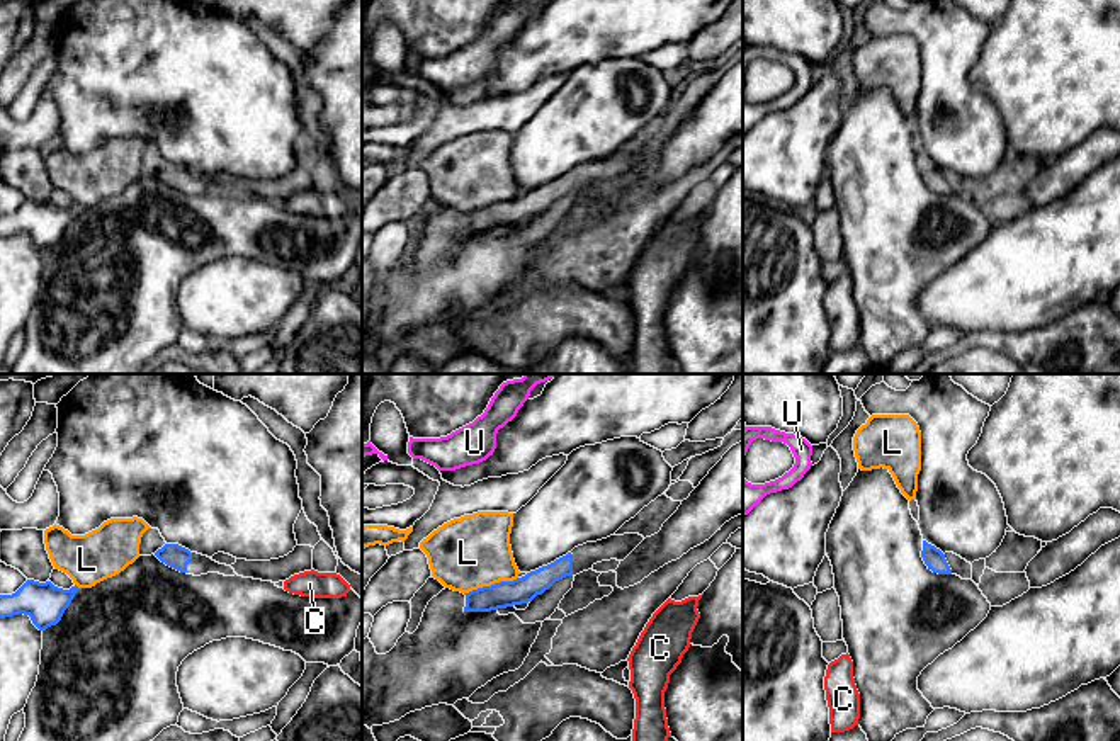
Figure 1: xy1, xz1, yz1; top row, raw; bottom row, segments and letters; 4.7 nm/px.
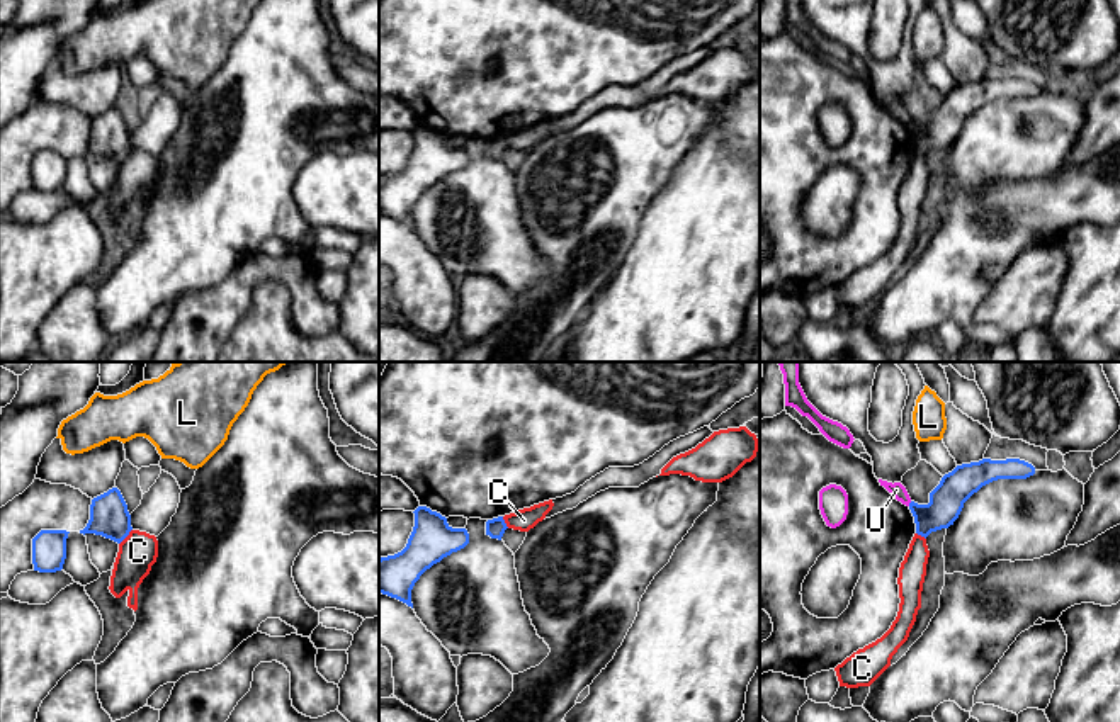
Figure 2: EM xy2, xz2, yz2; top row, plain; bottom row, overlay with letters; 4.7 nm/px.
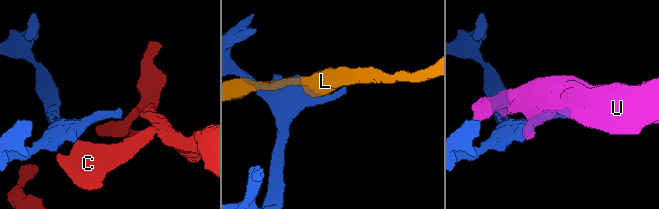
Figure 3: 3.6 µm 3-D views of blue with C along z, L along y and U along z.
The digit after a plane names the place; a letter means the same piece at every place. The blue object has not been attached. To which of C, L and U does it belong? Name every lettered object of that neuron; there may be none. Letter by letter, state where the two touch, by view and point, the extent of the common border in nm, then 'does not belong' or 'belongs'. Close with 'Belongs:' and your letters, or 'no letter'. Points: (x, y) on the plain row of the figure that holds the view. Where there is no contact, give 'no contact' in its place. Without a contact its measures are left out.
C: meets blue in xy2 at (126, 155); contact 100 nm long; does not belong
L: meets blue in xz1 at (492, 204); contact 260 nm long; does not belong
U: meets blue in yz2 at (910, 123); contact 30 nm long; does not belong
Belongs: no letter

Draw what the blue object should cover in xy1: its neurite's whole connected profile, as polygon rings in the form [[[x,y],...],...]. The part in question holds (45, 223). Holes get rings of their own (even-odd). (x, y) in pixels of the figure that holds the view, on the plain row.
[[[27,199],[15,212],[0,214],[0,238],[24,233],[39,250],[46,250],[61,240],[76,209],[76,204],[63,209],[51,201]]]

